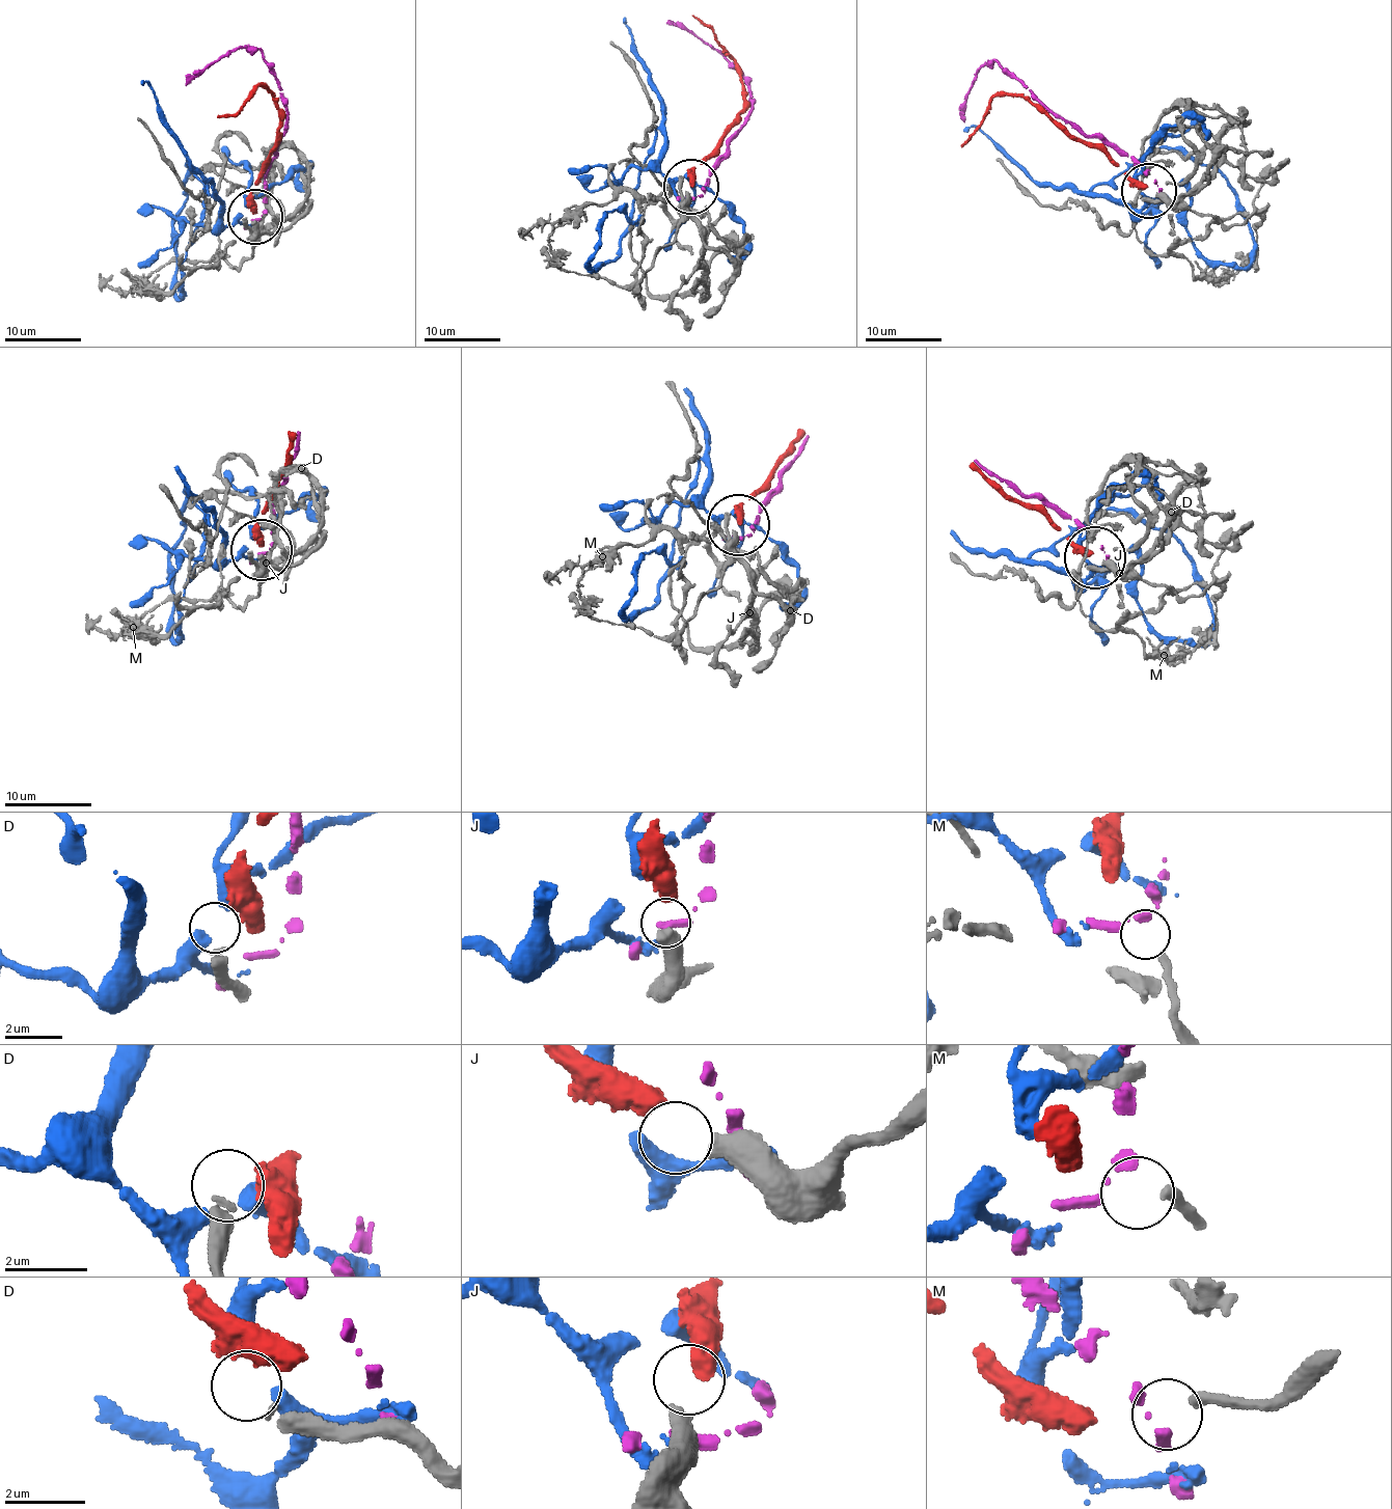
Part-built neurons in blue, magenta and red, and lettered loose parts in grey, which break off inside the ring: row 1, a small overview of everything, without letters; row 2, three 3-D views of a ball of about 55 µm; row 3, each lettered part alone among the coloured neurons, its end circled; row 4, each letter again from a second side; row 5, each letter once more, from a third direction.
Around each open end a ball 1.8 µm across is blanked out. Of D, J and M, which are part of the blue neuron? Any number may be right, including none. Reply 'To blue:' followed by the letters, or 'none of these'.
To blue: none of these

